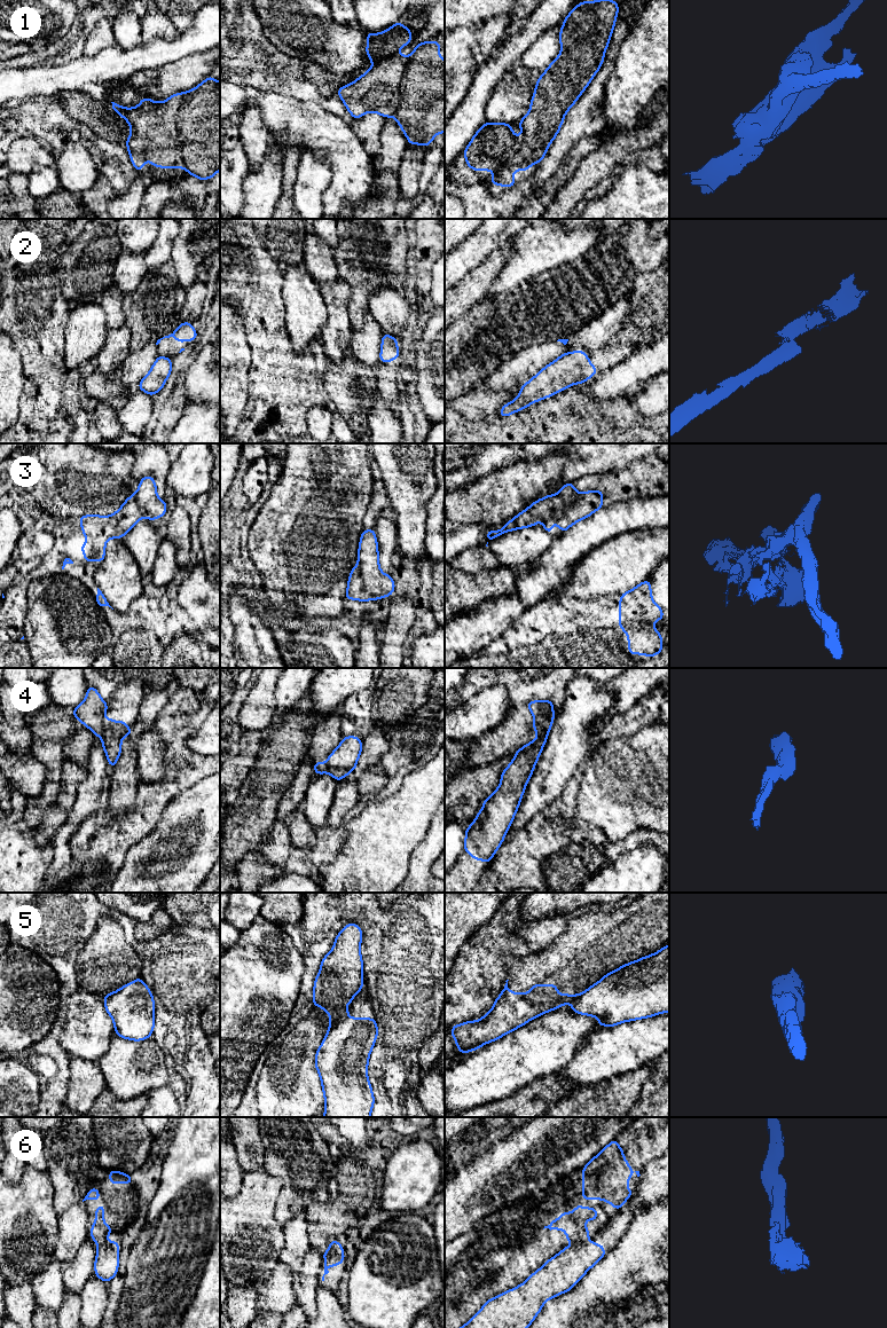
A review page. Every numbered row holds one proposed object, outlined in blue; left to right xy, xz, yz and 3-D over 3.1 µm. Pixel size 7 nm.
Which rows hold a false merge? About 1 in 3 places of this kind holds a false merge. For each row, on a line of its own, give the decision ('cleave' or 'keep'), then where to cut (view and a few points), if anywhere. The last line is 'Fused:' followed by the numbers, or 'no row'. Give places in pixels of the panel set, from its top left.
1: keep; cut none
2: cleave; cut yz (565, 352), (563, 355)
3: cleave; cut xz (356, 565), (363, 586), (373, 598)
4: cleave; cut xy (103, 717), (102, 733), (100, 736)
5: cleave; cut xz (346, 1015), (329, 1028)
6: cleave; cut yz (586, 1239), (578, 1243)
Fused: 2, 3, 4, 5, 6

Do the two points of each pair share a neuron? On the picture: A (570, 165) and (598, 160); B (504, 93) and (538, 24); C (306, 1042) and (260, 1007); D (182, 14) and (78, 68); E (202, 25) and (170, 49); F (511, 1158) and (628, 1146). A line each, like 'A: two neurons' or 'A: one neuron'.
A: two neurons
B: two neurons
C: two neurons
D: two neurons
E: one neuron
F: two neurons

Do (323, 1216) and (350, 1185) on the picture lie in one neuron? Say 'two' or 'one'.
one

